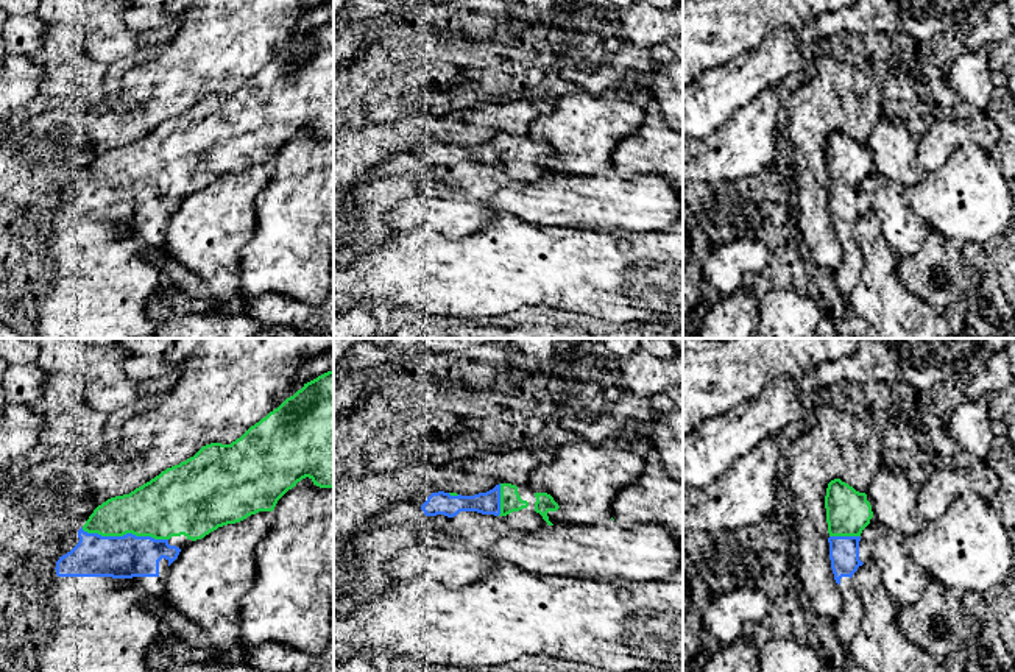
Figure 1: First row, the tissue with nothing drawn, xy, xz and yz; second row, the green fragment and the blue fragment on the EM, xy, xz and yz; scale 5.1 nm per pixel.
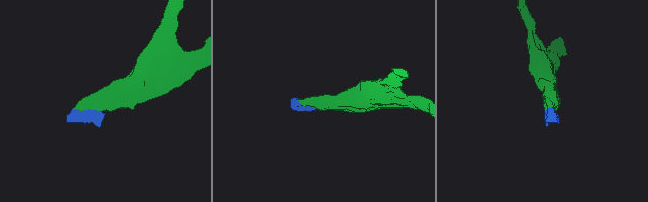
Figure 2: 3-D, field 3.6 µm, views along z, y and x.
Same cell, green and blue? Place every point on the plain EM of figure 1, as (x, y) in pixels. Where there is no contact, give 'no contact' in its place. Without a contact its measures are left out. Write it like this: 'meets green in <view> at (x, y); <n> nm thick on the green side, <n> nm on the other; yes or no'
meets green in xy at (125, 184); 320 nm thick on the green side, 220 nm on the other; yes

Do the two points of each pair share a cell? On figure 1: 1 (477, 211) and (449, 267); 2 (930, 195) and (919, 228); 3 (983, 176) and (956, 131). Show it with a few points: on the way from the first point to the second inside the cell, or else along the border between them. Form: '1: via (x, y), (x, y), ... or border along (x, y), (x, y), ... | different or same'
1: border along (498, 214), (487, 226), (463, 236), (435, 231) | different
2: border along (906, 194), (911, 208), (931, 228) | different
3: border along (987, 152), (973, 144), (962, 144), (937, 169) | different

